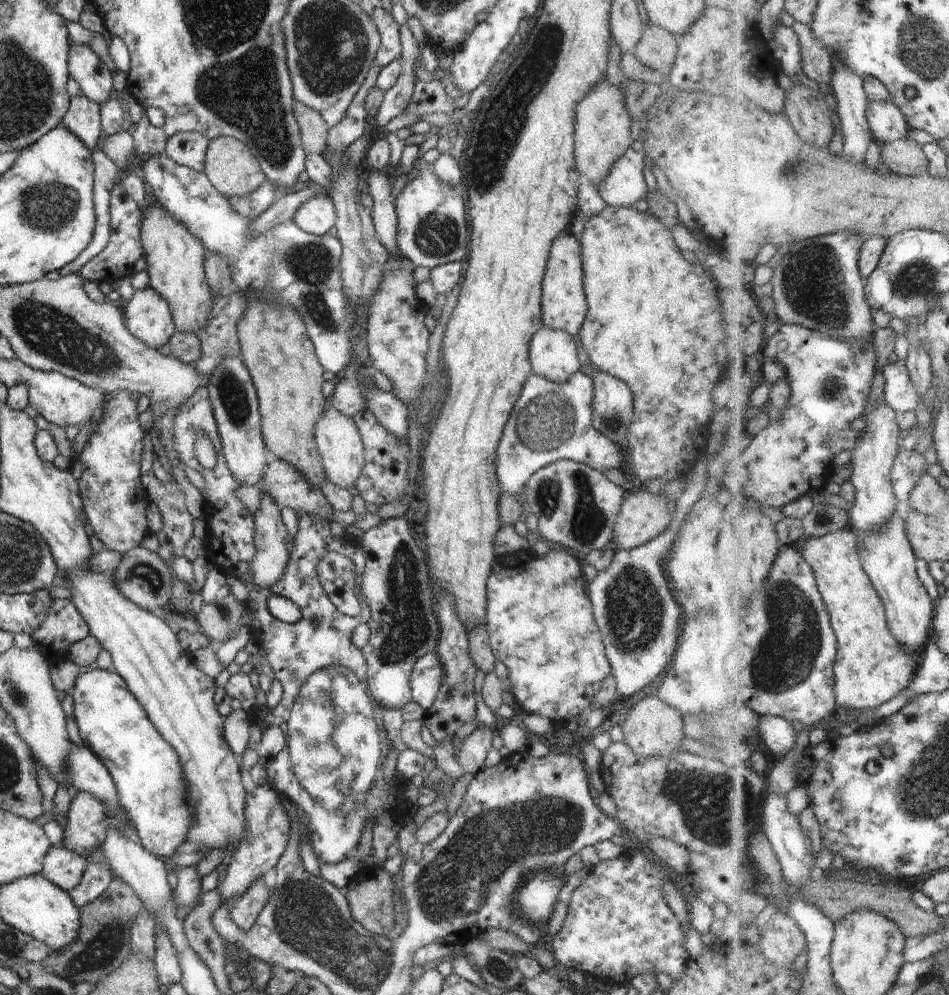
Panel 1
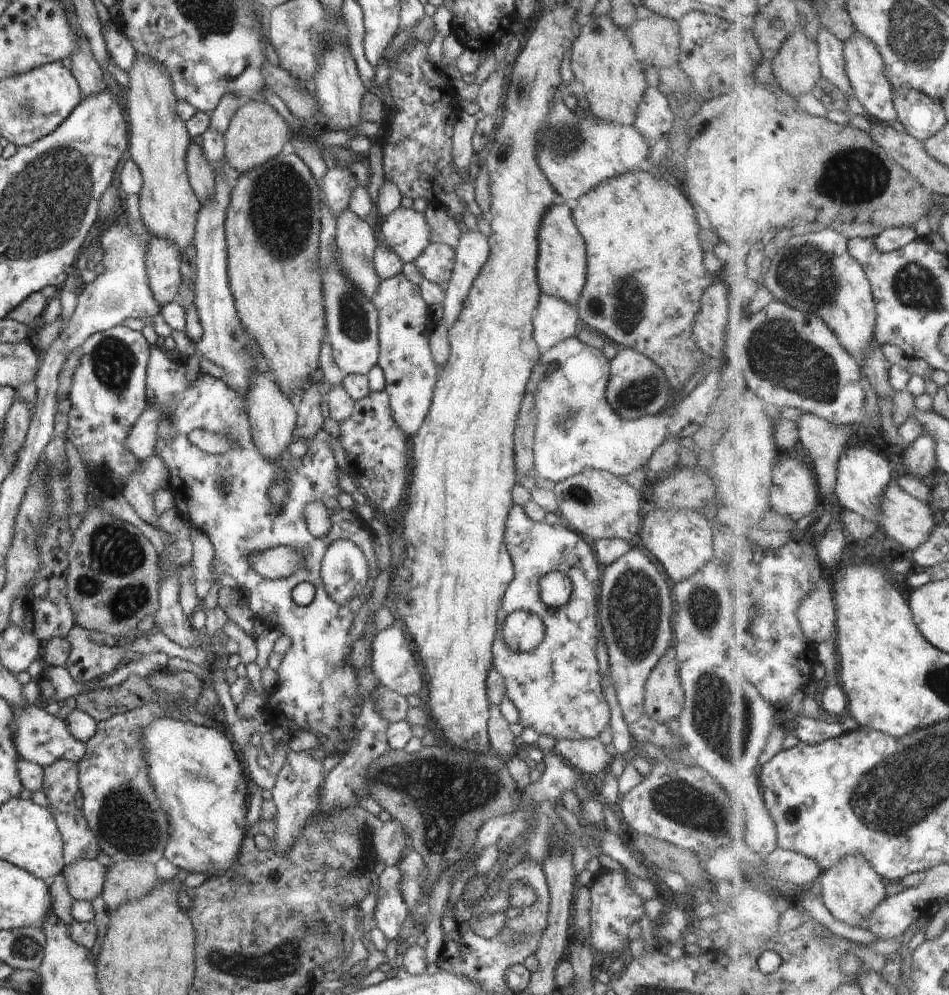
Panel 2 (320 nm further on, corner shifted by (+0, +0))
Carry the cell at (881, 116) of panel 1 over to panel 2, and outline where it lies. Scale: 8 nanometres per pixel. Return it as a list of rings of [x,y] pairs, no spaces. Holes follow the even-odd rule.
[[[858,31],[845,41],[845,55],[847,58],[847,71],[855,86],[857,98],[866,107],[867,116],[870,119],[891,124],[898,120],[897,108],[895,107],[895,86],[886,72],[886,63],[878,43],[869,39],[867,34]]]

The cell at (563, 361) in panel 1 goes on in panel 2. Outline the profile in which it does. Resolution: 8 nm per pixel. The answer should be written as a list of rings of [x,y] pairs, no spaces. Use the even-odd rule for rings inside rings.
[[[542,294],[532,319],[533,335],[540,352],[551,349],[581,330],[576,307],[557,296]]]

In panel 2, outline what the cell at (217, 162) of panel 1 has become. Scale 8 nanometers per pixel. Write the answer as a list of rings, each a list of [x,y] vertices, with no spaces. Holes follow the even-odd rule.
[[[244,100],[224,132],[225,158],[239,174],[251,171],[287,150],[291,135],[286,120],[266,100]]]

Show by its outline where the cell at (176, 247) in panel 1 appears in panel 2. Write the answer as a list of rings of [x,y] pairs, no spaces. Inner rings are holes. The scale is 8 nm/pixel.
[[[136,55],[131,63],[130,70],[127,70],[129,84],[124,95],[128,126],[127,156],[130,156],[138,165],[143,178],[139,192],[139,211],[148,232],[157,237],[167,238],[169,243],[174,243],[175,247],[179,248],[182,255],[182,252],[193,244],[197,214],[201,207],[201,202],[189,183],[185,161],[187,148],[192,138],[186,128],[186,123],[181,116],[178,116],[177,102],[179,100],[171,86],[170,73],[148,55]]]

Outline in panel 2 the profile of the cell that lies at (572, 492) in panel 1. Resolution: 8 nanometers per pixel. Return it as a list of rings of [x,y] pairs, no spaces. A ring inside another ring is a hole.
[[[583,470],[557,482],[553,491],[558,503],[558,515],[564,524],[588,542],[596,539],[632,540],[643,521],[640,516],[643,503],[640,491],[634,489],[625,478],[608,471]]]

